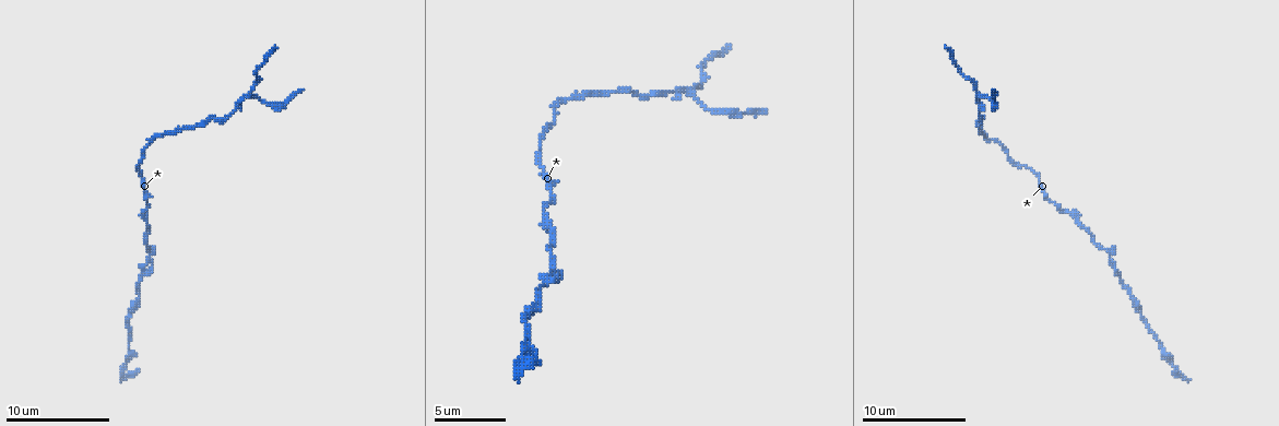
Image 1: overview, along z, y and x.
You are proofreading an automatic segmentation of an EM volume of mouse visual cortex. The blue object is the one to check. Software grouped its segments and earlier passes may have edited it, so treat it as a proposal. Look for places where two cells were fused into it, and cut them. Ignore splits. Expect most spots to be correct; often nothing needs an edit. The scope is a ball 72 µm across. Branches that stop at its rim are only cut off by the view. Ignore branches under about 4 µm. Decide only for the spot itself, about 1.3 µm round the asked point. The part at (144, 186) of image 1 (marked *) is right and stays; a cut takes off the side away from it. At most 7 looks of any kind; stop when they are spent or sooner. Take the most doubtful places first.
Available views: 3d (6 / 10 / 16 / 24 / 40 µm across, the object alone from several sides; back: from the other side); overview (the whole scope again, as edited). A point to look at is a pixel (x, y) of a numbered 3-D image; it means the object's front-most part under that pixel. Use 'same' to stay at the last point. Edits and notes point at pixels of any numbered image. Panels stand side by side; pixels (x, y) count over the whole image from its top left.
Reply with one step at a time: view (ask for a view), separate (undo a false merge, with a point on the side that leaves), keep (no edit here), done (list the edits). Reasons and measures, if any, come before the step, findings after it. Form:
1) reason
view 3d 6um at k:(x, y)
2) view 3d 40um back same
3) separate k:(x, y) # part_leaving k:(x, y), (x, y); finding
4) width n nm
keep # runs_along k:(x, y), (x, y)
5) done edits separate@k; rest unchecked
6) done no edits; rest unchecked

small branch off a trunk
view 3d 6um at 1:(248, 93)

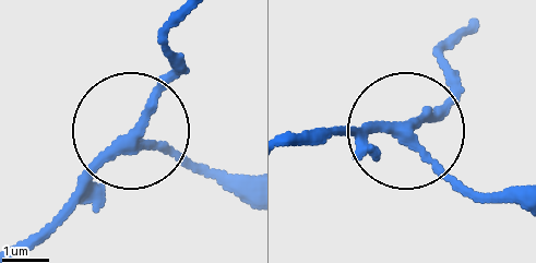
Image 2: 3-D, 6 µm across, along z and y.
side_arm 6 um
keep # runs_along 2:(15, 244), (133, 134), (212, 181); all the same cell

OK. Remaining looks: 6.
sudden change in width
view 3d 16um at 1:(1063, 210)

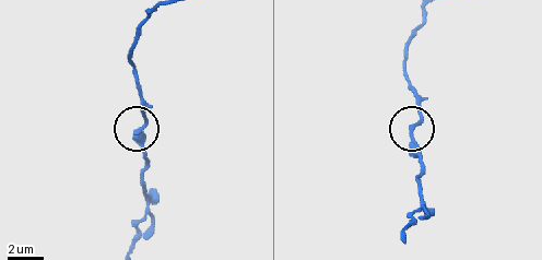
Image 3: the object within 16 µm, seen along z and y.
keep # runs_along 3:(415, 93), (420, 115), (410, 141), (420, 158), (420, 170); continuous, no second cell

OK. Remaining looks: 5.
narrows sharply
view 3d 16um at 1:(191, 129)

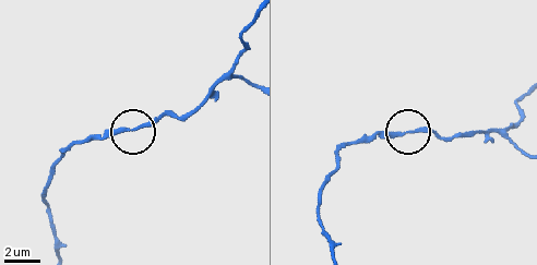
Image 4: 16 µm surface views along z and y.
view 3d 16um back at 4:(407, 131)

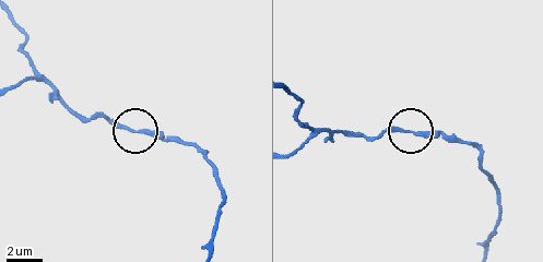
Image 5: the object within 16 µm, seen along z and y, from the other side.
width 200 nm
keep # continuous, no second cell

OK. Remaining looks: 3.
calibre changes
view 3d 10um at 1:(1141, 315)

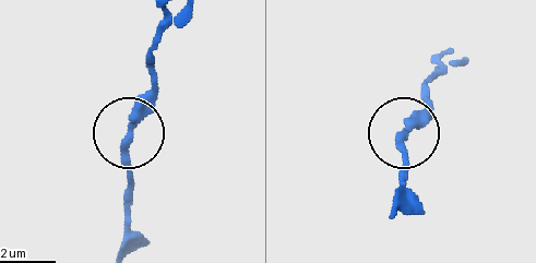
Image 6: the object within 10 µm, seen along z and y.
closer look
view 3d 6um at 6:(129, 133)

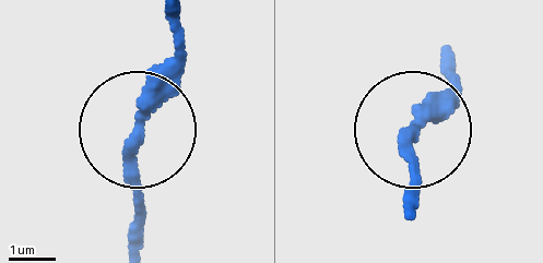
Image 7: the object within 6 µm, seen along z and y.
keep # one cell here

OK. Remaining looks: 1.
done no edits; rest unchecked

